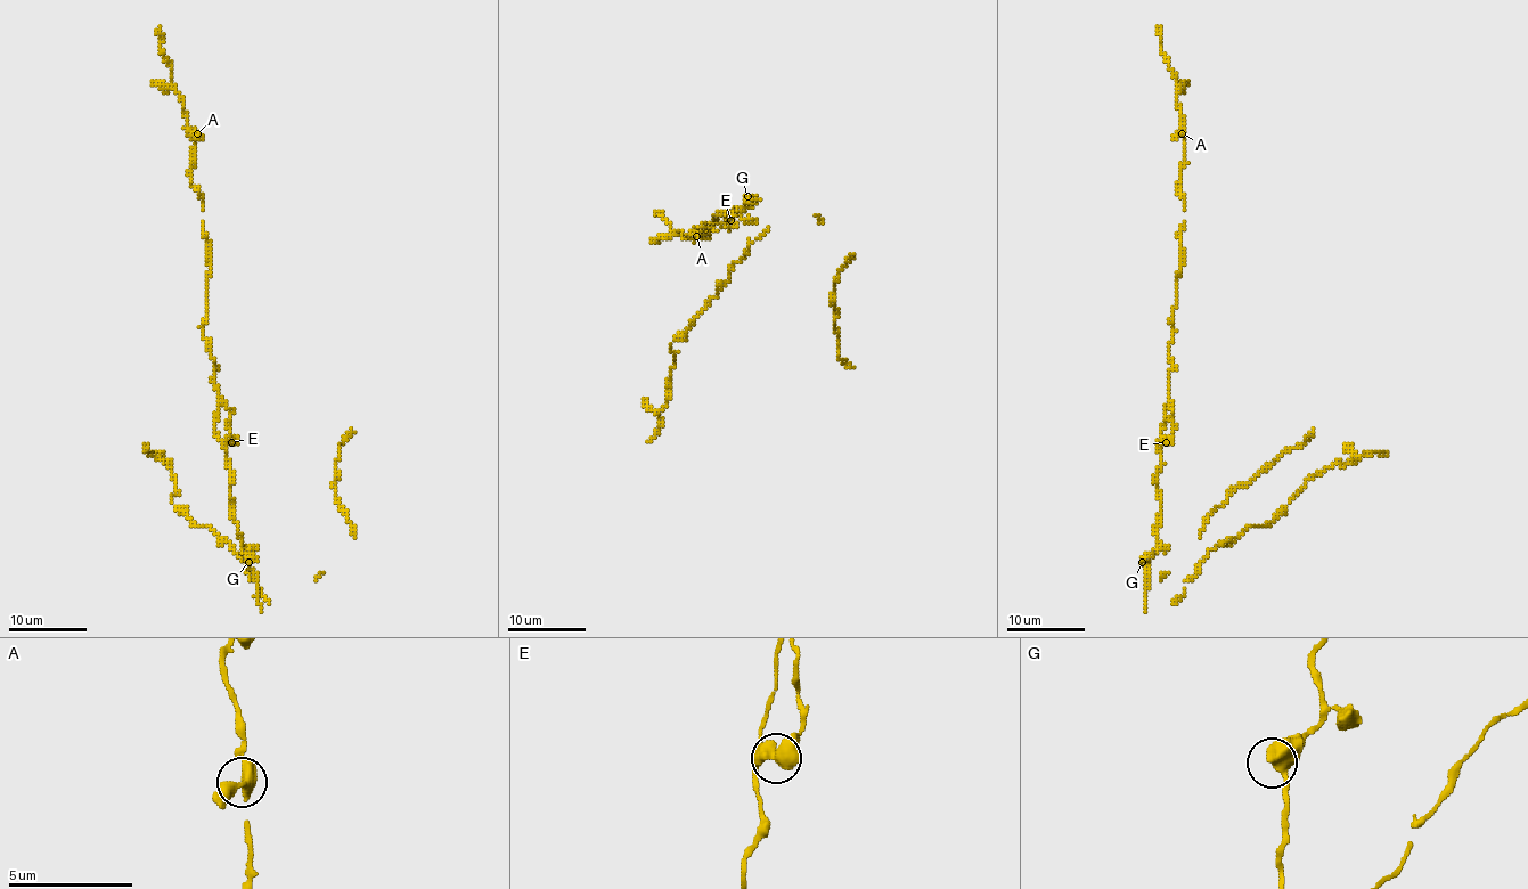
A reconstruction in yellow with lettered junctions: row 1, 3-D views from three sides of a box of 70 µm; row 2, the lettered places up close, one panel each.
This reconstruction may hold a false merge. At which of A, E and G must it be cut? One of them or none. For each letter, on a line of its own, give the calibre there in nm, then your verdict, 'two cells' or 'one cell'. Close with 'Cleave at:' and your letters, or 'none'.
A: calibre 440 nm; one cell
E: calibre 550 nm; one cell
G: calibre 500 nm; one cell
Cleave at: none

